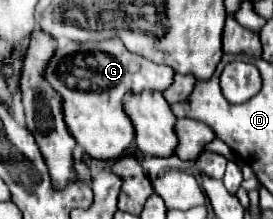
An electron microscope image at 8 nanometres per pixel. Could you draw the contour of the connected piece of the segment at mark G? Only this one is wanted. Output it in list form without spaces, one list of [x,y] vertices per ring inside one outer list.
[[[118,38],[102,42],[68,42],[58,48],[46,70],[46,80],[64,96],[66,126],[76,142],[98,160],[118,160],[134,148],[134,124],[124,112],[124,94],[144,90],[166,90],[174,82],[170,66],[154,64],[148,58],[132,54]]]

